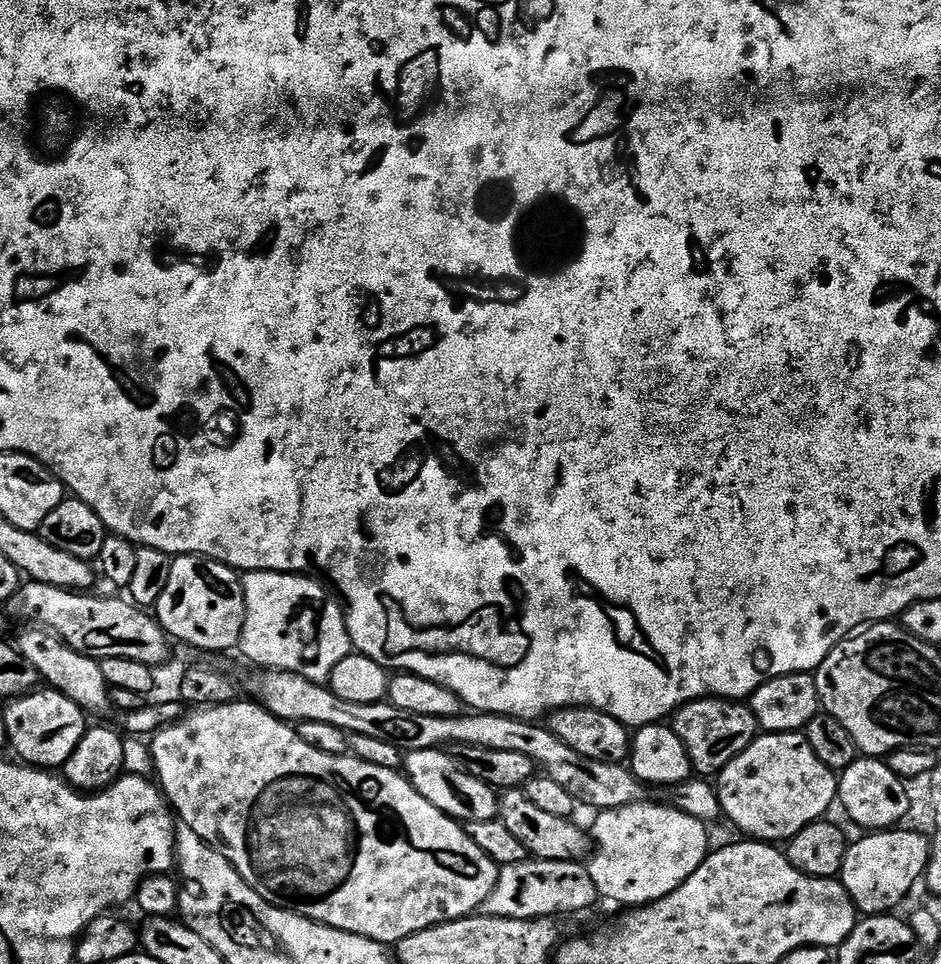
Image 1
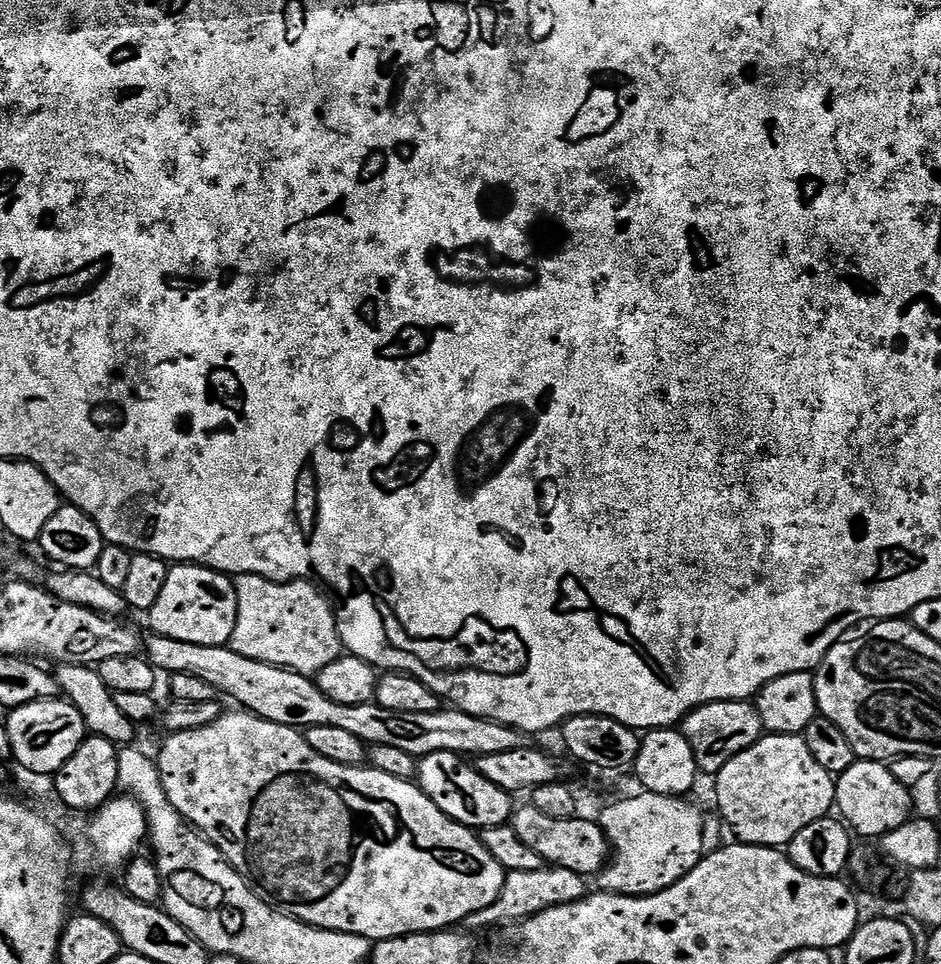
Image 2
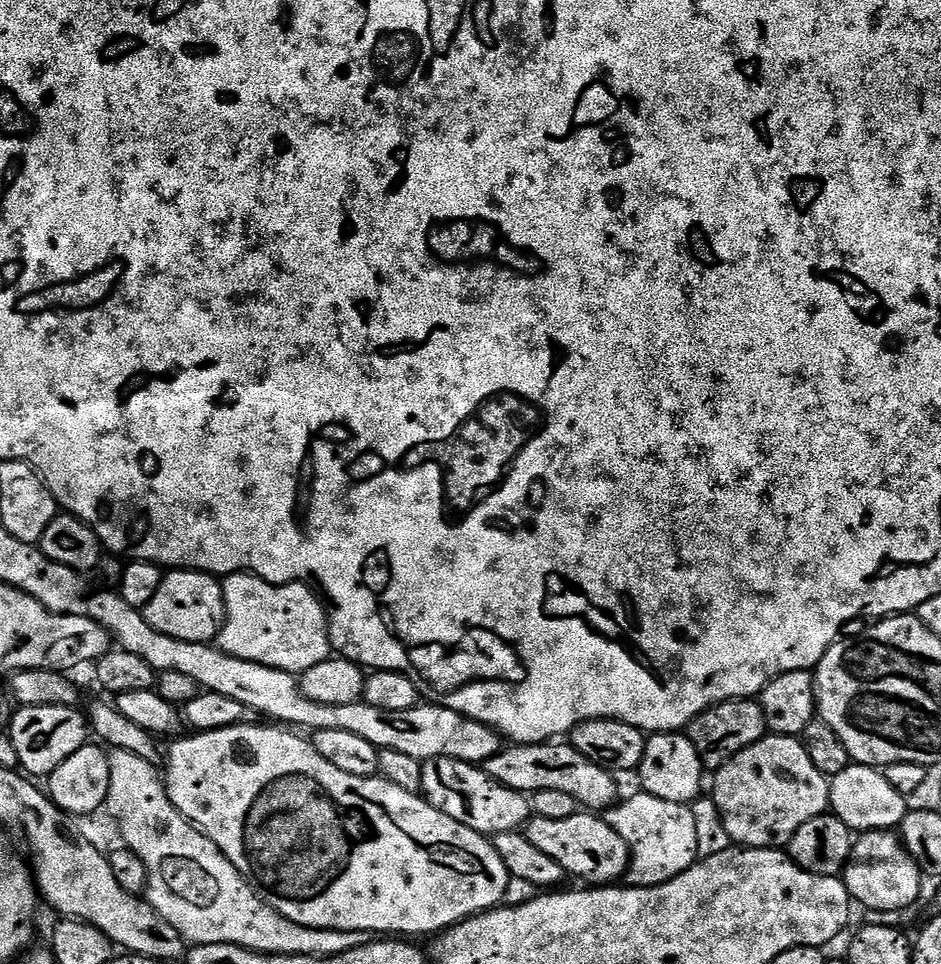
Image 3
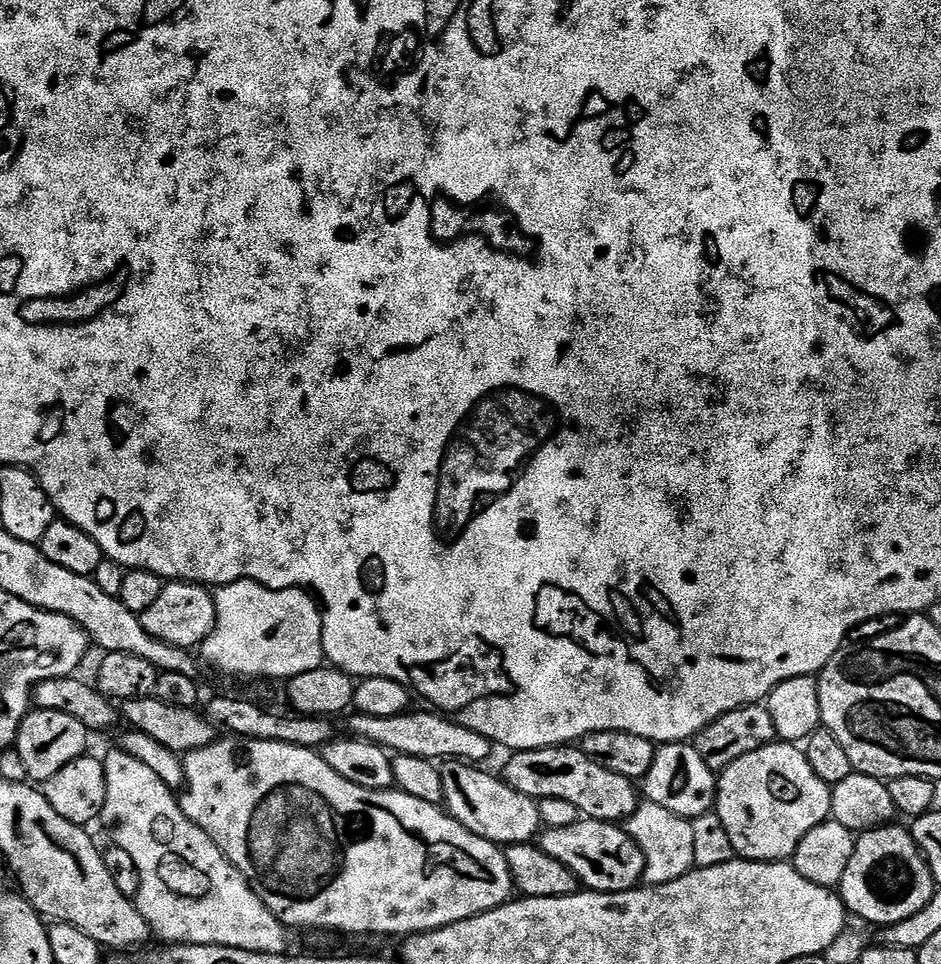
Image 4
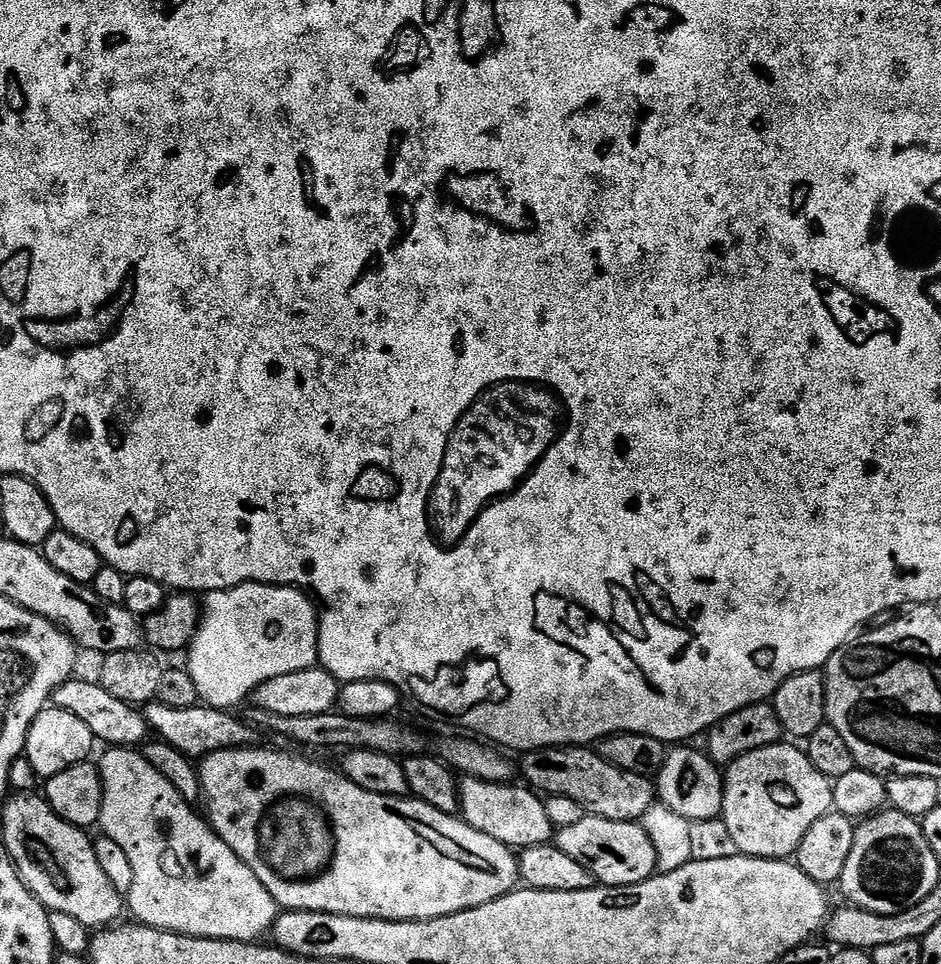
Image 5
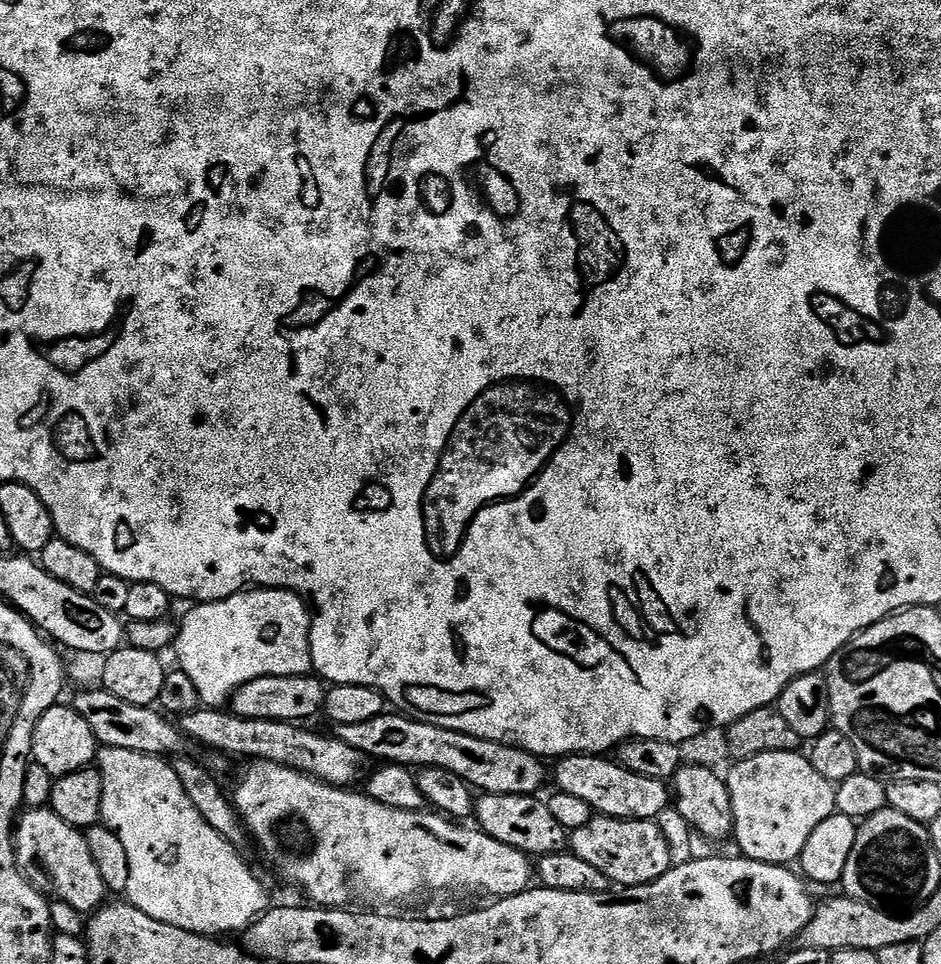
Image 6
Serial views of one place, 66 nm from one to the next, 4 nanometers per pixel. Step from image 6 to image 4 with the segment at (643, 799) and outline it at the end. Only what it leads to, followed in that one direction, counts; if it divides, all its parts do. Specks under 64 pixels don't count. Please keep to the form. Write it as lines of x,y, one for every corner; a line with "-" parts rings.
578,746
512,752
509,757
508,765
502,771
503,779
531,800
563,798
578,806
581,817
609,822
627,821
642,803
641,793
633,781
622,778
622,774
614,774
614,770
606,770
606,766
598,766
598,762

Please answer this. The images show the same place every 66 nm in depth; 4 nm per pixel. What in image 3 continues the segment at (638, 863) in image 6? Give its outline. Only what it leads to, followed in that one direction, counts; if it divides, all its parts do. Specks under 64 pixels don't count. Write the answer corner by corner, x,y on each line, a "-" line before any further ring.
588,810
574,813
570,818
542,818
533,815
523,829
530,846
538,846
542,854
554,858
569,877
577,876
588,886
612,886
623,881
629,872
631,850
618,834
599,815

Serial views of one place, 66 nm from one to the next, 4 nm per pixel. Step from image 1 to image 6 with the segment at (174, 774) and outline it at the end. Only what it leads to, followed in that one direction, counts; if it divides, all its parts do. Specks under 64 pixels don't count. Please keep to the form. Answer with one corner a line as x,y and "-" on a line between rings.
258,760
247,765
248,769
244,772
244,777
241,778
240,781
236,784
236,796
234,792
234,803
236,806
237,812
240,814
240,819
246,829
247,835
249,837
253,836
254,839
260,843
260,848
264,851
264,856
266,859
272,863
272,868
277,872
278,875
281,876
284,880
289,880
292,884
297,884
298,887
304,888
304,892
309,896
311,903
313,905
322,907
322,908
344,908
347,905
348,900
348,888
352,892
357,892
360,896
365,896
368,900
377,900
380,904
400,904
403,900
412,900
415,896
420,896
424,891
428,892
485,892
486,895
492,896
488,898
503,898
505,896
517,896
518,894
522,894
523,892
528,891
529,888
533,887
534,884
534,864
530,859
528,853
520,852
514,846
506,846
502,842
498,842
494,838
490,838
485,832
481,832
472,826
465,826
460,822
453,822
443,815
437,814
432,810
425,810
423,812
411,812
410,810
394,810
390,806
383,805
382,802
378,802
376,800
372,800
367,794
363,791
352,792
356,790
349,790
344,786
337,786
335,784
327,784
326,782
322,782
318,778
314,778
313,776
308,776
305,772
299,772
298,770
294,770
293,768
287,768
286,766
282,766
281,764
275,764
274,762
266,762
265,760

